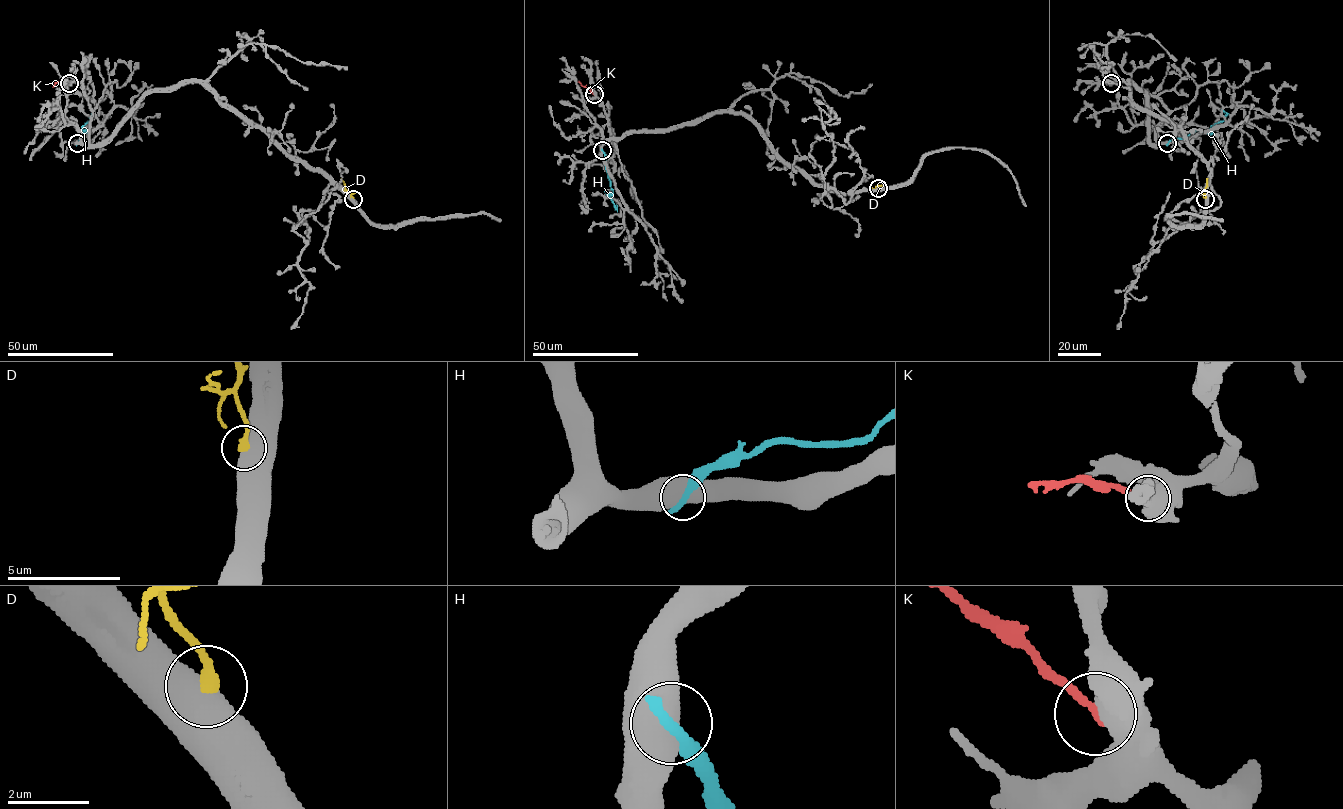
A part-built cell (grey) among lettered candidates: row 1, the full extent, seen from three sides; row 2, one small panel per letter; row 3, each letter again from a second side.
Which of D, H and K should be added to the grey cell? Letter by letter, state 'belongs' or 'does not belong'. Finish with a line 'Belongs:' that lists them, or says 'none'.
D: does not belong
H: does not belong
K: does not belong
Belongs: none

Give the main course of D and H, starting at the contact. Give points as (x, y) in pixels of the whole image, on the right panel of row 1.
D: (1205, 199), (1206, 178)
H: (1168, 143), (1197, 130), (1211, 133), (1211, 127), (1224, 118), (1226, 113), (1221, 109)

